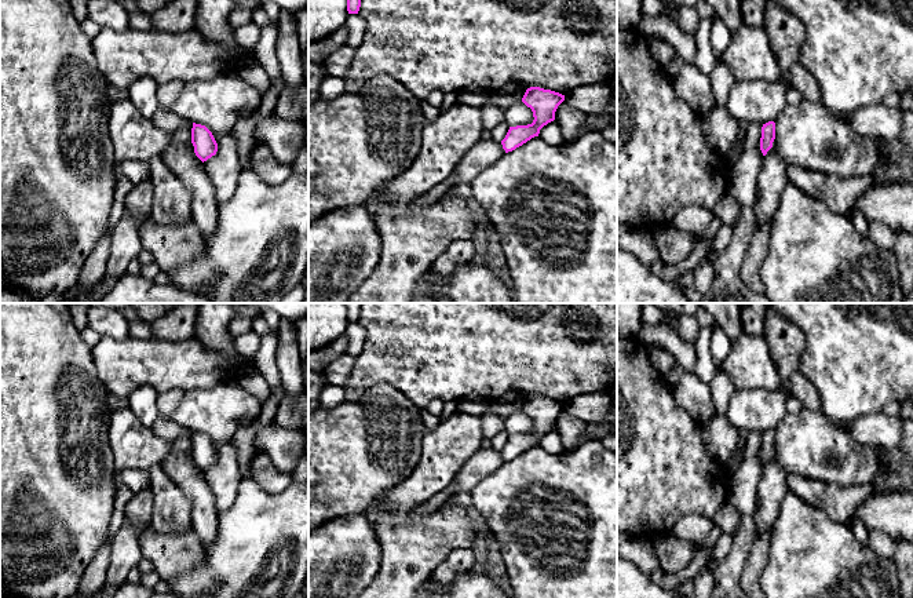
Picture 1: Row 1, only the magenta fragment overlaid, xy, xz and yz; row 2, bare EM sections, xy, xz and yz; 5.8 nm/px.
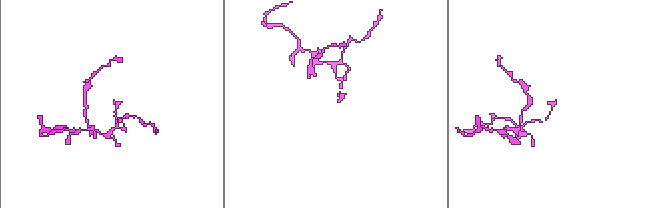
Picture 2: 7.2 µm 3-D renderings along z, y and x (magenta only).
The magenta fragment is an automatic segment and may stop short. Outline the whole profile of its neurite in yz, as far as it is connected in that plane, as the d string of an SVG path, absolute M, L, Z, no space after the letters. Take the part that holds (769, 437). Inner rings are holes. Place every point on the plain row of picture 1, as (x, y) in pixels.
M768 430L762 435L762 446L760 446L760 459L763 464L773 456L773 451L775 448L775 431Z

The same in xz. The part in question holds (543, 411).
M540 395L527 397L522 411L532 417L534 429L527 434L510 435L505 446L501 449L505 462L538 445L540 438L555 429L555 420L563 409L565 404L559 401Z

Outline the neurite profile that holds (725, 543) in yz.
M723 533L719 537L719 540L716 542L713 547L712 558L705 566L706 570L713 573L717 569L719 564L728 555L733 547L734 539L735 539L735 533L733 535Z

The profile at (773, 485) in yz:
M774 448L774 455L763 466L757 484L756 507L753 510L755 537L764 536L774 526L788 491L788 473L779 464Z

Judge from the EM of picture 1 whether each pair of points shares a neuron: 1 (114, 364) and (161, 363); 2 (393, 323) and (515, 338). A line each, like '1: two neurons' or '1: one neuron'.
1: one neuron
2: one neuron

